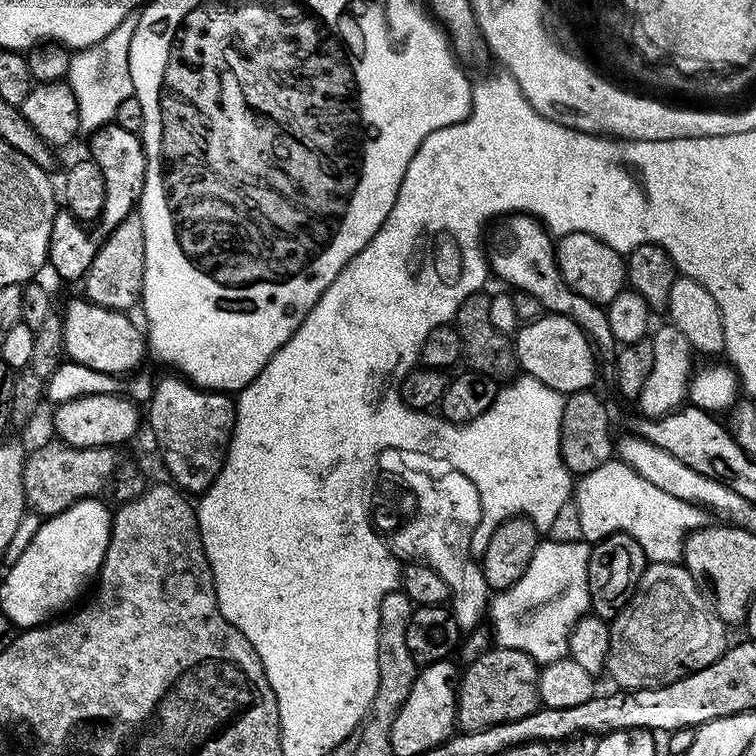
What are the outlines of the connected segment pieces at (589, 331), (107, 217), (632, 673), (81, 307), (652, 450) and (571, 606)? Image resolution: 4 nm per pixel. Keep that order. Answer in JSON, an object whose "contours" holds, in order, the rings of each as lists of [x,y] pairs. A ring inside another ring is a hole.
{"contours":[[[[527,214],[509,215],[501,219],[495,227],[491,229],[486,240],[486,259],[489,269],[495,275],[497,272],[506,283],[513,284],[511,287],[515,291],[534,294],[534,298],[542,302],[545,313],[573,320],[588,335],[601,361],[615,361],[618,343],[611,333],[607,311],[601,305],[590,302],[590,298],[574,294],[574,290],[566,286],[556,265],[556,245],[548,229],[535,216]]],[[[115,122],[99,128],[91,133],[92,152],[90,158],[102,170],[102,178],[106,182],[106,202],[98,221],[101,233],[107,234],[122,222],[122,218],[134,211],[134,206],[139,205],[140,195],[144,189],[146,178],[146,158],[144,157],[144,141],[139,135],[130,130],[122,130]]],[[[650,562],[644,568],[628,603],[609,623],[611,634],[605,669],[607,675],[617,683],[619,689],[636,691],[638,689],[661,688],[687,673],[697,672],[712,665],[726,652],[730,640],[726,638],[727,625],[716,616],[699,584],[694,582],[688,568],[681,563]]],[[[78,296],[70,301],[62,310],[63,315],[63,344],[65,355],[80,367],[93,372],[104,372],[111,376],[119,376],[134,369],[142,360],[145,352],[146,338],[143,331],[129,319],[127,313],[114,311],[112,308],[100,307],[90,300]]],[[[629,434],[615,441],[614,452],[618,459],[627,464],[636,471],[642,478],[649,480],[651,484],[661,488],[664,492],[697,504],[700,507],[728,514],[729,519],[742,518],[744,522],[750,522],[754,516],[755,509],[753,505],[745,502],[740,494],[735,494],[734,490],[730,490],[725,484],[718,482],[716,479],[708,479],[705,475],[691,470],[690,466],[679,462],[678,458],[674,458],[674,454],[666,454],[666,450],[662,450],[658,446],[654,446],[649,440],[644,440],[635,434]],[[713,509],[713,510],[712,510]]],[[[553,538],[541,541],[528,568],[508,589],[497,591],[489,601],[488,620],[492,622],[495,643],[502,648],[518,649],[530,654],[539,665],[547,666],[568,656],[568,634],[590,609],[589,554],[591,545],[584,540],[562,541]]]]}

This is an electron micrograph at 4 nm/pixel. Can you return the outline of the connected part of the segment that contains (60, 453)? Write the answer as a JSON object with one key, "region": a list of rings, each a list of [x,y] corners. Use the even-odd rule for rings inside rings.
{"region":[[[51,442],[27,453],[24,462],[24,489],[31,511],[42,518],[56,516],[80,500],[96,498],[107,489],[118,467],[115,447],[73,448],[67,442]]]}

